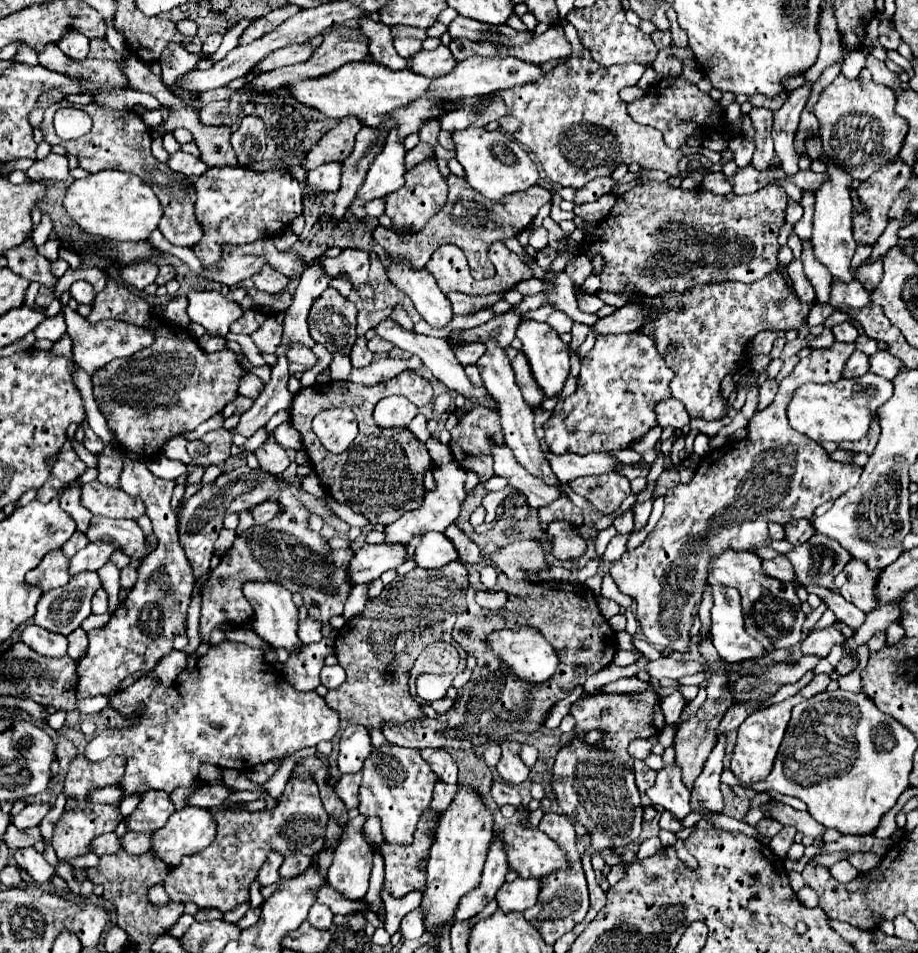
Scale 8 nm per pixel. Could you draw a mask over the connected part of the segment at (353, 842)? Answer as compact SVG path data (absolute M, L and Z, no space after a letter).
M365 815L347 821L327 875L327 883L349 901L365 897L373 867L373 847L363 837L363 823Z

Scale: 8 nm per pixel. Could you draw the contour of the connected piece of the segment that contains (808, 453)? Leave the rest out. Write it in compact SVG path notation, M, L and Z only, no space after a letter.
M833 343L827 349L813 349L809 357L801 359L795 365L793 373L779 383L775 401L749 419L747 439L729 441L725 443L725 447L709 451L697 467L691 483L679 483L665 495L663 517L649 533L649 537L639 547L625 551L621 559L611 563L611 577L615 579L617 587L637 601L637 619L649 643L657 643L679 653L685 653L689 649L689 629L699 613L703 591L709 585L709 557L717 557L717 553L723 553L725 549L753 551L759 547L769 547L769 523L787 525L787 521L793 519L811 519L813 511L819 505L823 505L825 501L835 501L847 489L857 485L861 475L859 465L843 465L839 461L833 461L817 441L809 441L809 437L797 433L785 417L785 409L793 399L797 387L801 387L803 383L839 381L843 377L843 367L853 351L855 343Z

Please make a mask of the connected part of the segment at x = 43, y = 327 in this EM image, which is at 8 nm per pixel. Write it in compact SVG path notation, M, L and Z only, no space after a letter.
M63 313L55 315L55 317L47 317L41 325L37 325L37 329L33 331L37 339L51 339L51 341L57 341L63 333L65 333L65 317Z

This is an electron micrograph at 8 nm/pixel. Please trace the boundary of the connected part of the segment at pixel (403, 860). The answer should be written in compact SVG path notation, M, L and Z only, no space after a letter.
M427 809L417 825L415 839L411 845L389 845L381 843L379 849L385 857L385 891L389 891L393 897L403 897L413 889L425 889L425 873L419 871L421 859L427 857L431 839L429 833L435 831L437 813L433 809Z

